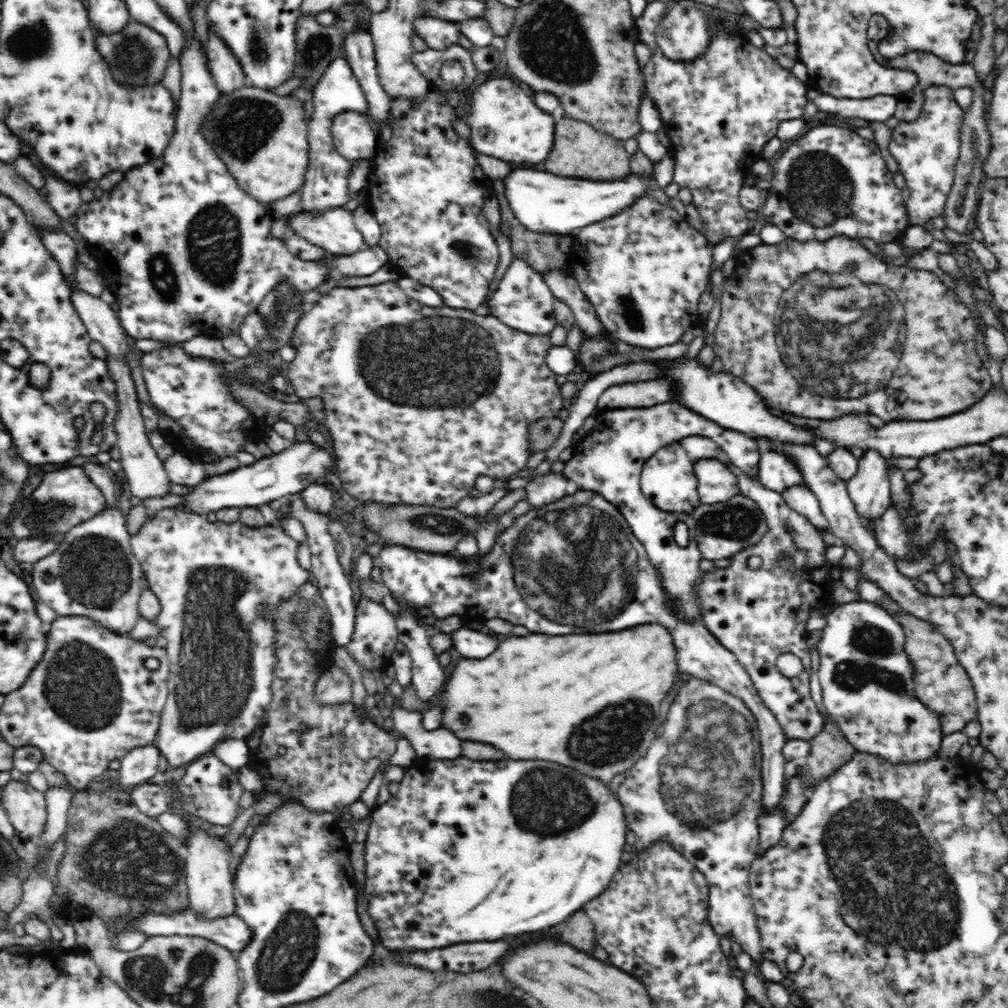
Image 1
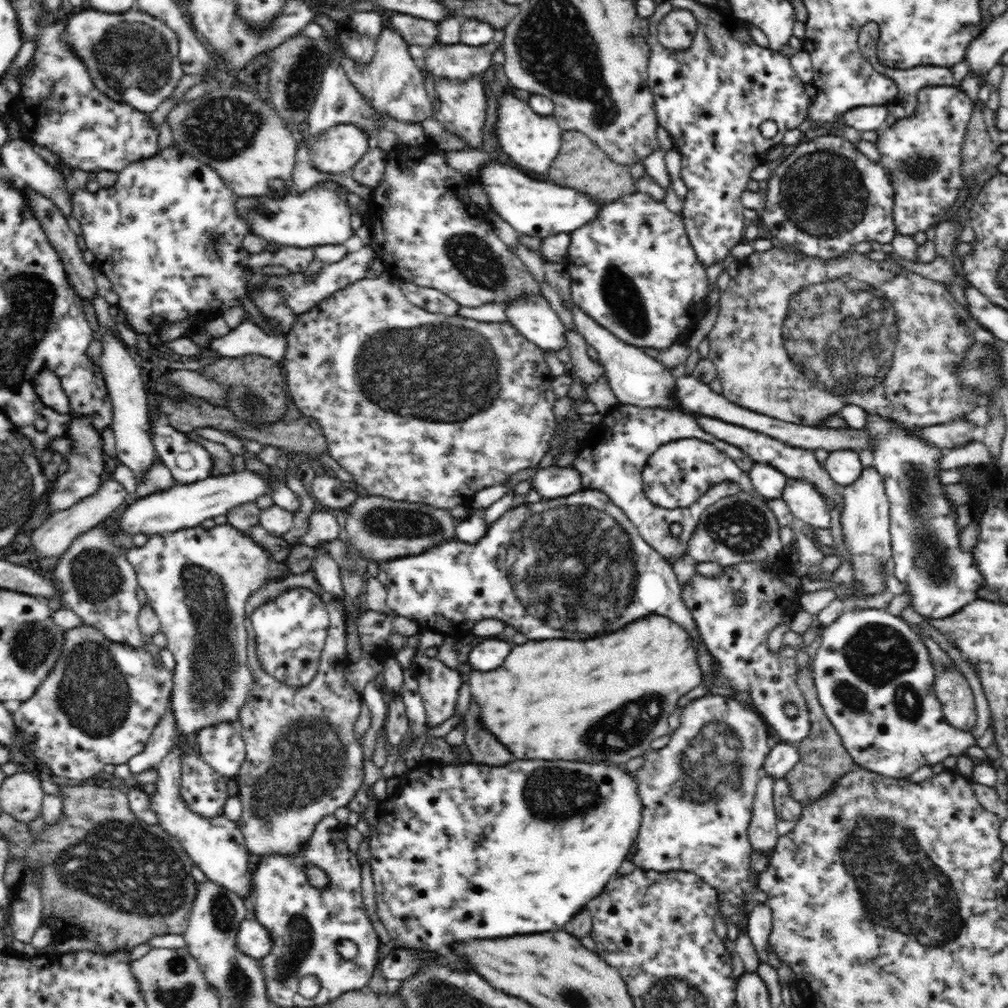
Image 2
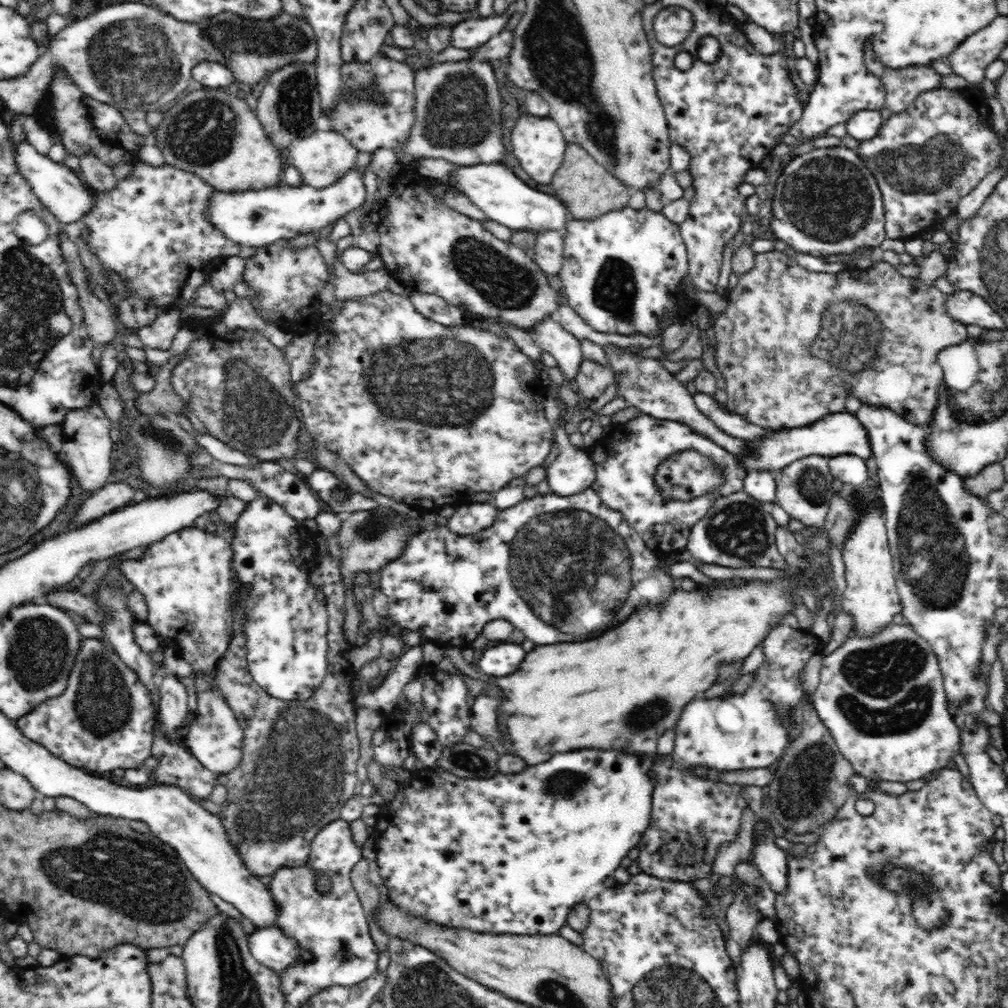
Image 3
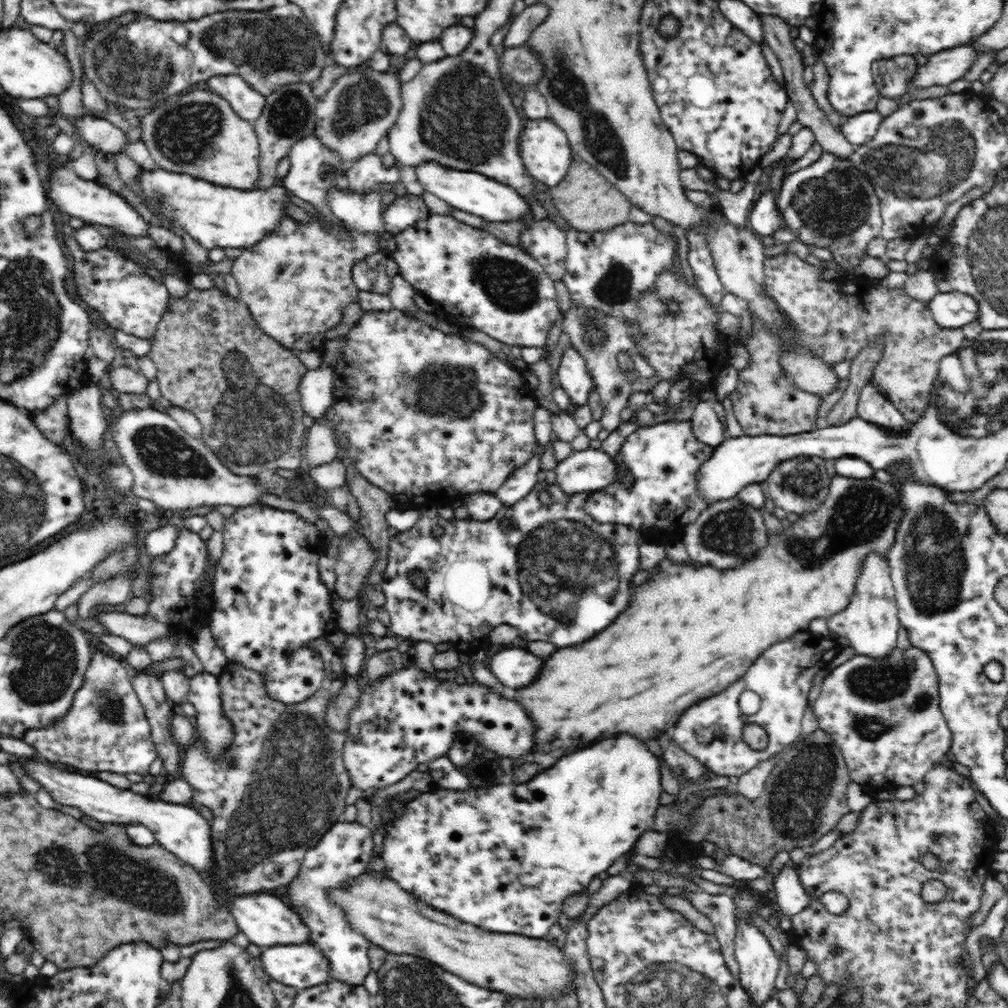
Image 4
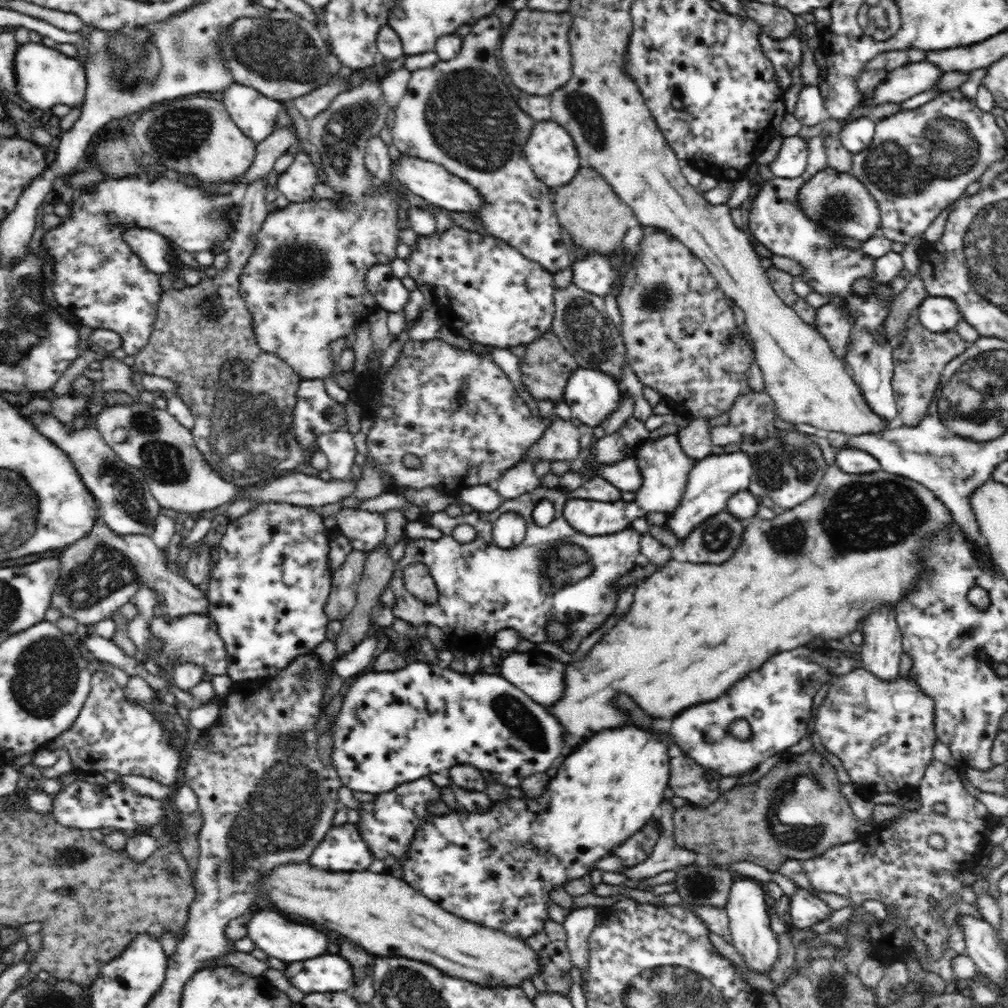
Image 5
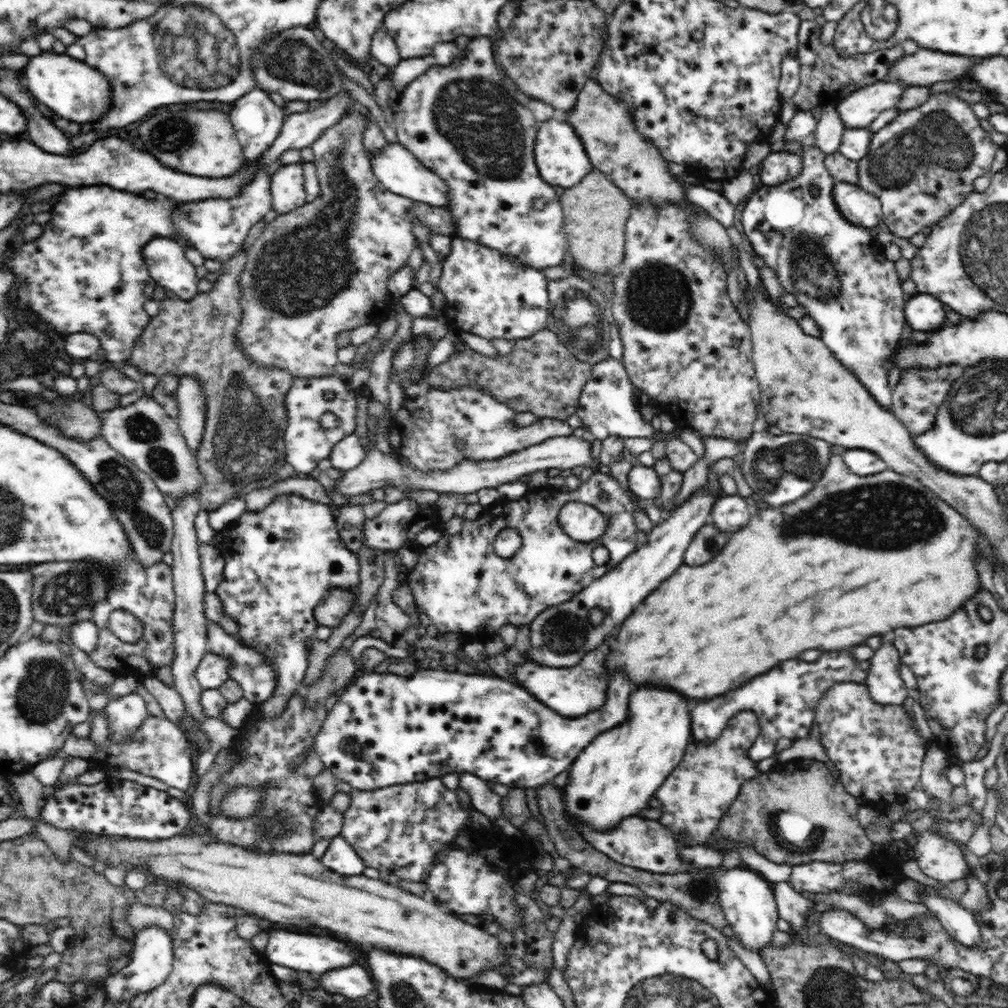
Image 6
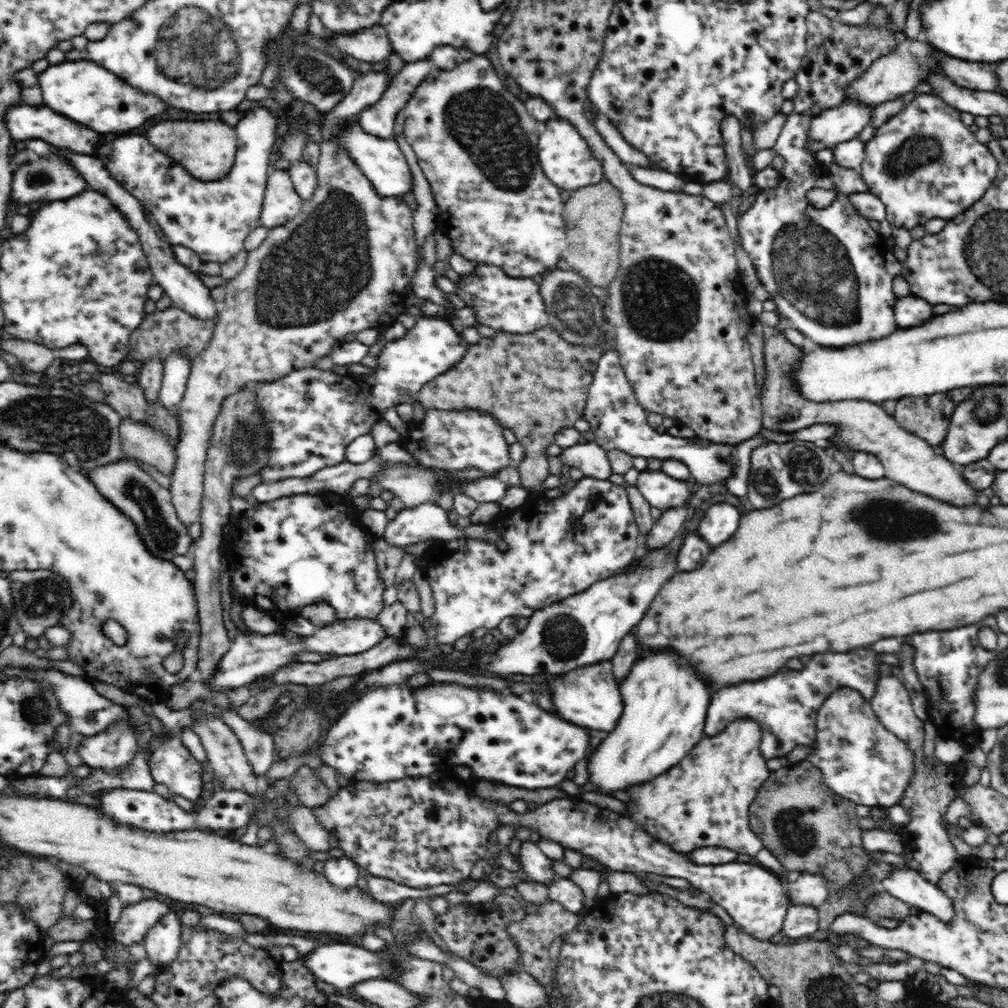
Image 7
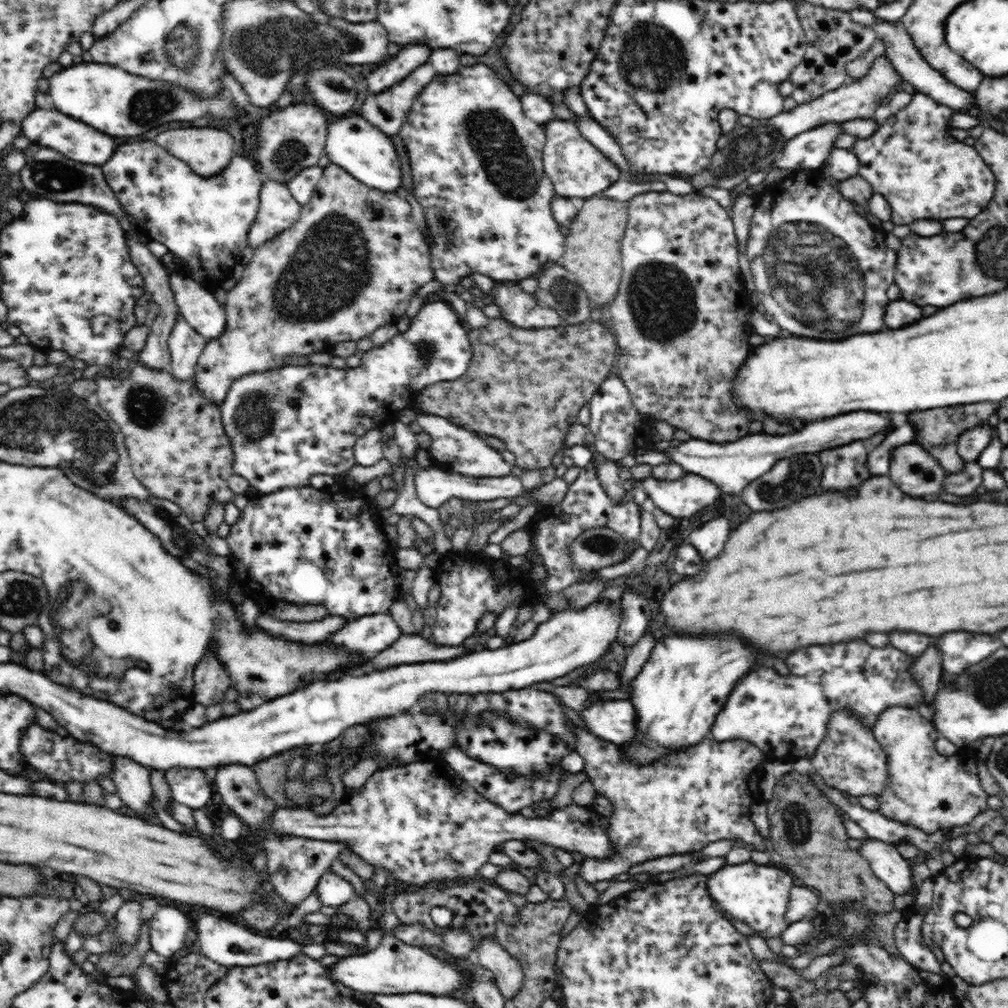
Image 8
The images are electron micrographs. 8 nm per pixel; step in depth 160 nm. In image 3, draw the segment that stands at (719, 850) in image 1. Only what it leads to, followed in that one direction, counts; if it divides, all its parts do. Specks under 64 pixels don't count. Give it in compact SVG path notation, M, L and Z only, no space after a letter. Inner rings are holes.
M780 624L763 640L763 663L755 670L754 679L745 692L713 699L696 698L684 708L678 720L678 726L674 728L676 745L672 755L656 754L647 765L647 772L654 783L654 793L650 824L643 832L637 846L640 853L636 863L642 873L658 879L684 882L711 878L714 874L714 859L719 844L737 839L742 813L750 805L741 796L740 784L724 784L721 780L698 777L692 768L698 766L717 772L734 772L734 770L744 771L775 766L788 747L788 736L790 736L788 718L794 712L794 708L797 708L806 697L800 672L803 671L812 654L822 654L824 645L822 640L813 633Z

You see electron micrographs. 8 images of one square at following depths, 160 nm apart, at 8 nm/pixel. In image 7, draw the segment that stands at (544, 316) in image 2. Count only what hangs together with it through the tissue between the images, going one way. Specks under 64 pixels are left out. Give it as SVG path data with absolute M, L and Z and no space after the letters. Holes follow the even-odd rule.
M614 348L606 350L594 370L593 381L588 390L583 417L594 433L594 442L607 452L617 448L630 456L644 458L673 458L681 460L689 468L691 480L699 484L722 484L734 474L733 445L716 444L701 437L684 438L670 435L664 430L654 430L648 425L647 410L638 402L618 353Z

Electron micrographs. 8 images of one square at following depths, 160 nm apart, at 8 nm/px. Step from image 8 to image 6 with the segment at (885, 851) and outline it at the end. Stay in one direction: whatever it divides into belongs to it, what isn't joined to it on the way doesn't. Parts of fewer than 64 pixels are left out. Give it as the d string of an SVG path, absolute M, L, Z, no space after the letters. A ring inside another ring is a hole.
M932 888L921 902L935 913L935 917L948 934L960 944L973 947L983 941L980 927L972 911L963 909L958 902L938 895Z

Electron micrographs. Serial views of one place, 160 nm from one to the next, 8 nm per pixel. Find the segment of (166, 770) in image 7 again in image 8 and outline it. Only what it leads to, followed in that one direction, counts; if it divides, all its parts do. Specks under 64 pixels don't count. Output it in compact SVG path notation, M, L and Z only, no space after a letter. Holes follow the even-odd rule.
M171 769L164 773L172 799L190 809L202 809L212 796L212 788L200 769Z

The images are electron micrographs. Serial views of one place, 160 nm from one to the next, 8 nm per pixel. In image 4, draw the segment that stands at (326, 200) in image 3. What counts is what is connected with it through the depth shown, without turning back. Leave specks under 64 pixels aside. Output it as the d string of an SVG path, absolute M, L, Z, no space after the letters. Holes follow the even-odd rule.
M370 153L359 158L345 172L350 191L366 194L374 191L381 183L391 186L400 181L400 173L396 166L385 168L377 153ZM160 168L154 171L140 171L138 182L142 188L142 198L147 204L159 210L160 214L166 216L170 223L176 222L186 234L190 234L192 240L208 251L214 248L243 250L251 247L271 233L280 220L288 217L284 213L284 206L290 203L286 194L291 192L285 186L274 185L268 190L226 188L197 179L189 174L168 172Z

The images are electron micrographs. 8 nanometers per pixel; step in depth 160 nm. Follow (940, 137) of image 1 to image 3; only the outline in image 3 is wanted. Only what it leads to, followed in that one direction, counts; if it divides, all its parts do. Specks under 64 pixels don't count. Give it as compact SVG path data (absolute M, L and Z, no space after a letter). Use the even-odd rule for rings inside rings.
M976 86L952 90L936 88L918 94L908 108L899 113L892 113L874 138L861 141L855 151L874 175L881 190L885 210L885 238L914 237L914 234L922 230L922 224L924 228L930 228L930 224L934 226L934 222L942 221L942 218L956 211L958 200L970 194L970 191L980 184L982 178L1002 166L1004 140L1003 136L992 127L990 114L987 97ZM916 130L924 130L922 138L926 134L934 138L944 130L948 142L942 144L930 140L930 144L924 146L912 146L912 144L900 146L906 134L912 134L916 138L918 134Z

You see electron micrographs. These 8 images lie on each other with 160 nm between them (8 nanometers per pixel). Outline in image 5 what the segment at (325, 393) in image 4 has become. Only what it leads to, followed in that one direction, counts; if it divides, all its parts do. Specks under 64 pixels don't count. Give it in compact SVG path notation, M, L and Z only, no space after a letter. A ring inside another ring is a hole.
M347 429L336 432L324 432L319 438L324 442L324 456L328 459L326 470L332 479L344 480L352 475L352 464L356 458L356 446Z

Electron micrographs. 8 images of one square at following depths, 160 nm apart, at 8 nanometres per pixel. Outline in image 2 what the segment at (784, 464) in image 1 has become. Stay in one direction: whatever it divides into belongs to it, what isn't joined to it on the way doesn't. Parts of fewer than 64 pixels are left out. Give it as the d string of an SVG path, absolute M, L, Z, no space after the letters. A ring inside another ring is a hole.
M754 463L747 472L753 489L768 500L780 498L786 486L788 476L769 464Z

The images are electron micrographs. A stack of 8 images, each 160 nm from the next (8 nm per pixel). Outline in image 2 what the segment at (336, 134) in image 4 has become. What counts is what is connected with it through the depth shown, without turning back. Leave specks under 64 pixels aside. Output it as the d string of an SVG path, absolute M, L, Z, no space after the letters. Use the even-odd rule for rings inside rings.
M384 26L376 42L374 58L367 65L348 66L346 74L358 92L369 100L375 112L387 114L394 120L419 124L433 116L433 103L426 93L426 73L416 66L408 46L395 28Z

